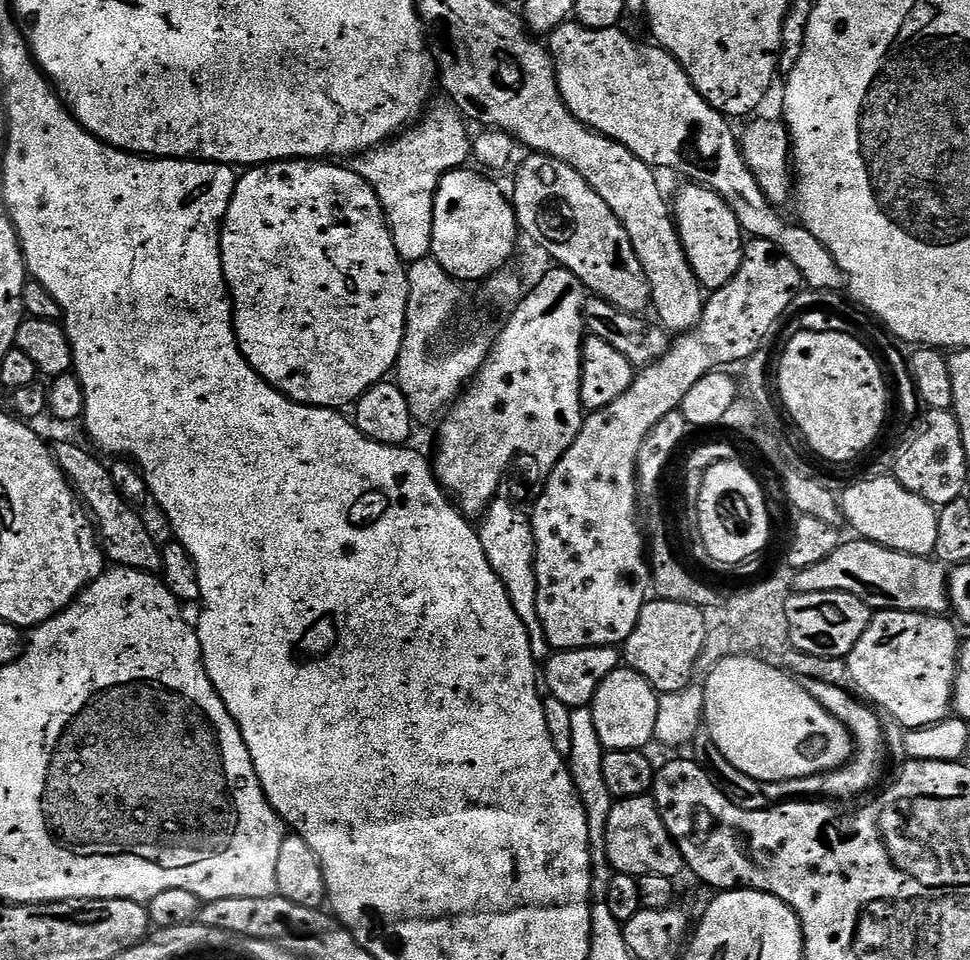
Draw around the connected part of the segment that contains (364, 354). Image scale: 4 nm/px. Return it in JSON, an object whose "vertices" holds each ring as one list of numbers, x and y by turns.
{"vertices":[[277,160,271,164,262,164,252,166,247,169,248,172,239,177,236,182,236,189,232,195,230,206,224,215,224,222,220,226,220,257,222,258,222,270,224,271,224,280,228,283,228,291,232,302,232,329,236,332,236,341,246,358,246,362,252,369,261,376,270,386,274,386,283,396,288,396,296,400,299,404,309,404,315,408,335,408,344,410,355,405,362,393,370,390,375,384,381,383,384,376,393,371,396,366,396,360,402,351,402,338,406,330,406,306,408,305,408,269,405,261,401,260,398,250,392,241,392,230,388,226,388,221,384,218,384,208,380,205,380,198,376,194,376,189,368,185,368,181,363,180,359,174,351,167,339,168,336,162,317,162,315,160]]}

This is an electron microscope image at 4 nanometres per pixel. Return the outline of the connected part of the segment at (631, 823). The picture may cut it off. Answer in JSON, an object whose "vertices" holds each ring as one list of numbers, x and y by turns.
{"vertices":[[651,795,635,796,625,800,616,800,610,810,610,822,606,822,606,854,613,873,621,872,627,876,642,877,646,874,662,874,673,878,685,871,684,855,666,830,666,822,662,822,662,814,658,814,658,806]]}

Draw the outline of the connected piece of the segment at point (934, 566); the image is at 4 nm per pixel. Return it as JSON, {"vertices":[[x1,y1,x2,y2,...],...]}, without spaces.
{"vertices":[[845,539,822,562,806,566,795,573,792,580,799,594,819,592,845,592,854,594,861,602,873,610,894,612,927,612,938,616,949,611,948,572,945,565,927,556,915,556,898,550,884,548,869,540]]}

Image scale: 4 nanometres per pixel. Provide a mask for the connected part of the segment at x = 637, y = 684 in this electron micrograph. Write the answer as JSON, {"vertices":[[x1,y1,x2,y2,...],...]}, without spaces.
{"vertices":[[621,666,609,674,598,686,591,702,591,710,594,714,594,726,598,730,598,738,606,750,644,750,647,744,653,743,655,734,655,722,658,717,660,696,642,674,638,674,633,668]]}

